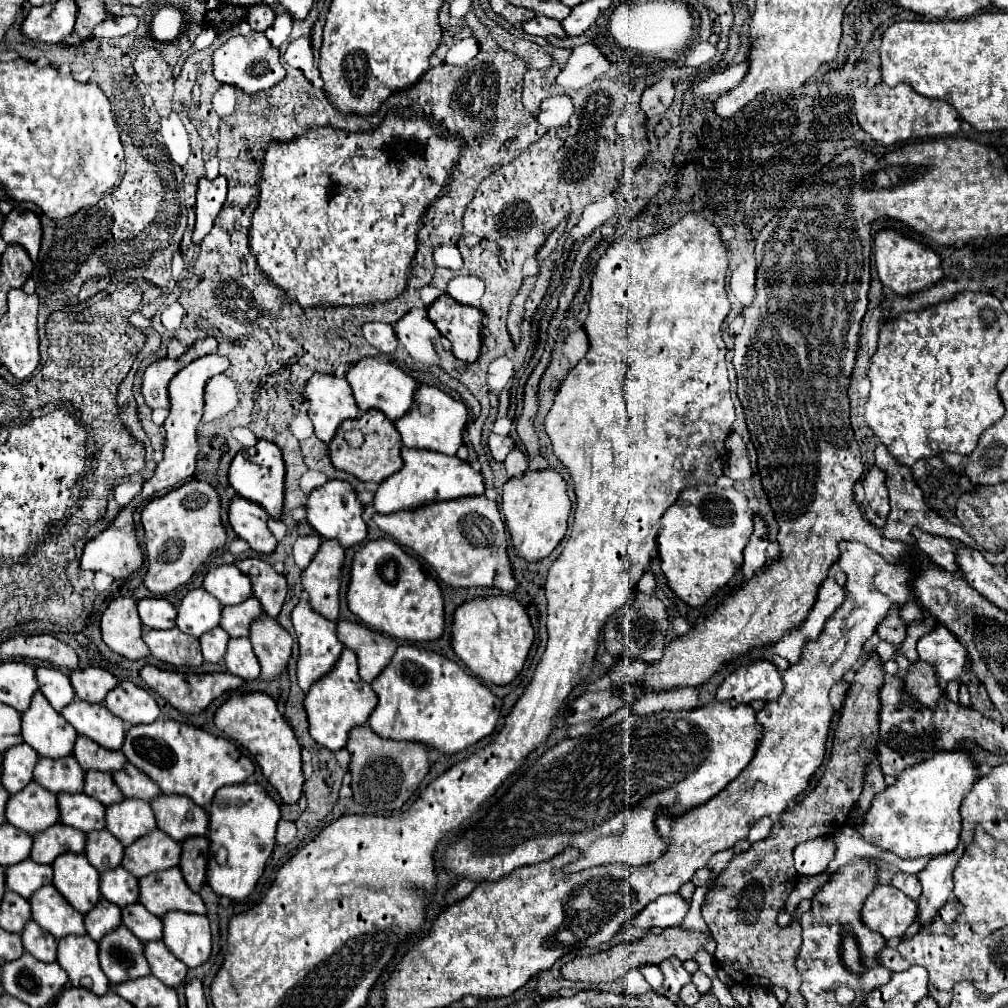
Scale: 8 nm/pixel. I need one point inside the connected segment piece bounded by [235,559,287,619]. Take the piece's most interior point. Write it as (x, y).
(269, 587)

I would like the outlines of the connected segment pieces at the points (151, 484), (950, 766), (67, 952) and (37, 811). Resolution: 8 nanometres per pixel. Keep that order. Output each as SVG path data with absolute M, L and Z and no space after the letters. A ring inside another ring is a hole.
M217 353L205 355L201 359L191 361L185 369L181 369L169 383L169 417L165 419L163 427L167 431L165 435L165 449L163 449L163 461L157 465L153 477L143 483L141 497L149 499L149 489L151 491L163 491L177 487L181 481L189 479L195 473L195 459L199 453L197 445L197 425L203 415L203 387L205 383L217 375L223 373L229 367L229 359L221 357Z
M941 751L933 759L905 769L885 793L871 801L859 835L901 859L939 857L955 851L961 835L959 807L975 783L975 769L967 751Z
M87 935L63 937L63 941L57 941L57 963L67 971L73 987L79 987L83 977L91 977L93 993L105 995L109 991L109 981L101 971L97 951L97 943Z
M33 781L9 797L5 817L17 829L35 835L59 821L57 797Z

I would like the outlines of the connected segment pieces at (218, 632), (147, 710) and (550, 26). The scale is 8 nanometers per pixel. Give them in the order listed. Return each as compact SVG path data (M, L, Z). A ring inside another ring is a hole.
M215 627L209 633L203 633L203 637L199 637L199 643L201 643L201 651L203 651L205 661L217 663L219 659L223 659L225 649L227 649L227 641L229 641L229 635L221 627Z
M121 681L117 689L111 689L105 697L107 709L123 719L129 725L153 723L159 717L159 705L143 687L133 685L131 681Z
M537 15L535 19L523 23L523 31L529 33L529 35L539 35L539 37L549 37L549 35L565 37L565 31L563 31L559 21L547 19L547 17L541 17L541 15Z

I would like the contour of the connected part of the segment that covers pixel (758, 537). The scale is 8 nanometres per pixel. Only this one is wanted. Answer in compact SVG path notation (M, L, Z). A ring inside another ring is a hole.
M755 511L755 523L753 523L753 535L751 535L751 541L749 545L745 547L745 563L743 563L743 579L749 579L753 577L755 571L759 571L767 557L765 557L765 549L769 545L769 539L767 539L767 527L765 523L761 521L761 517L757 515Z

